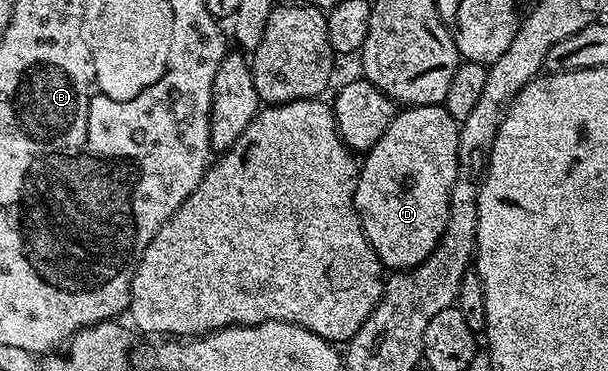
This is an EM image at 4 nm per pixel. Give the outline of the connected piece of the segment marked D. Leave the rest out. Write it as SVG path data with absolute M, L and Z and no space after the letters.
M441 104L403 107L395 111L392 122L388 122L388 130L380 134L378 141L361 161L354 205L366 241L372 250L376 250L387 269L405 270L424 262L444 234L450 213L452 182L456 182L458 125L459 121L452 119Z

